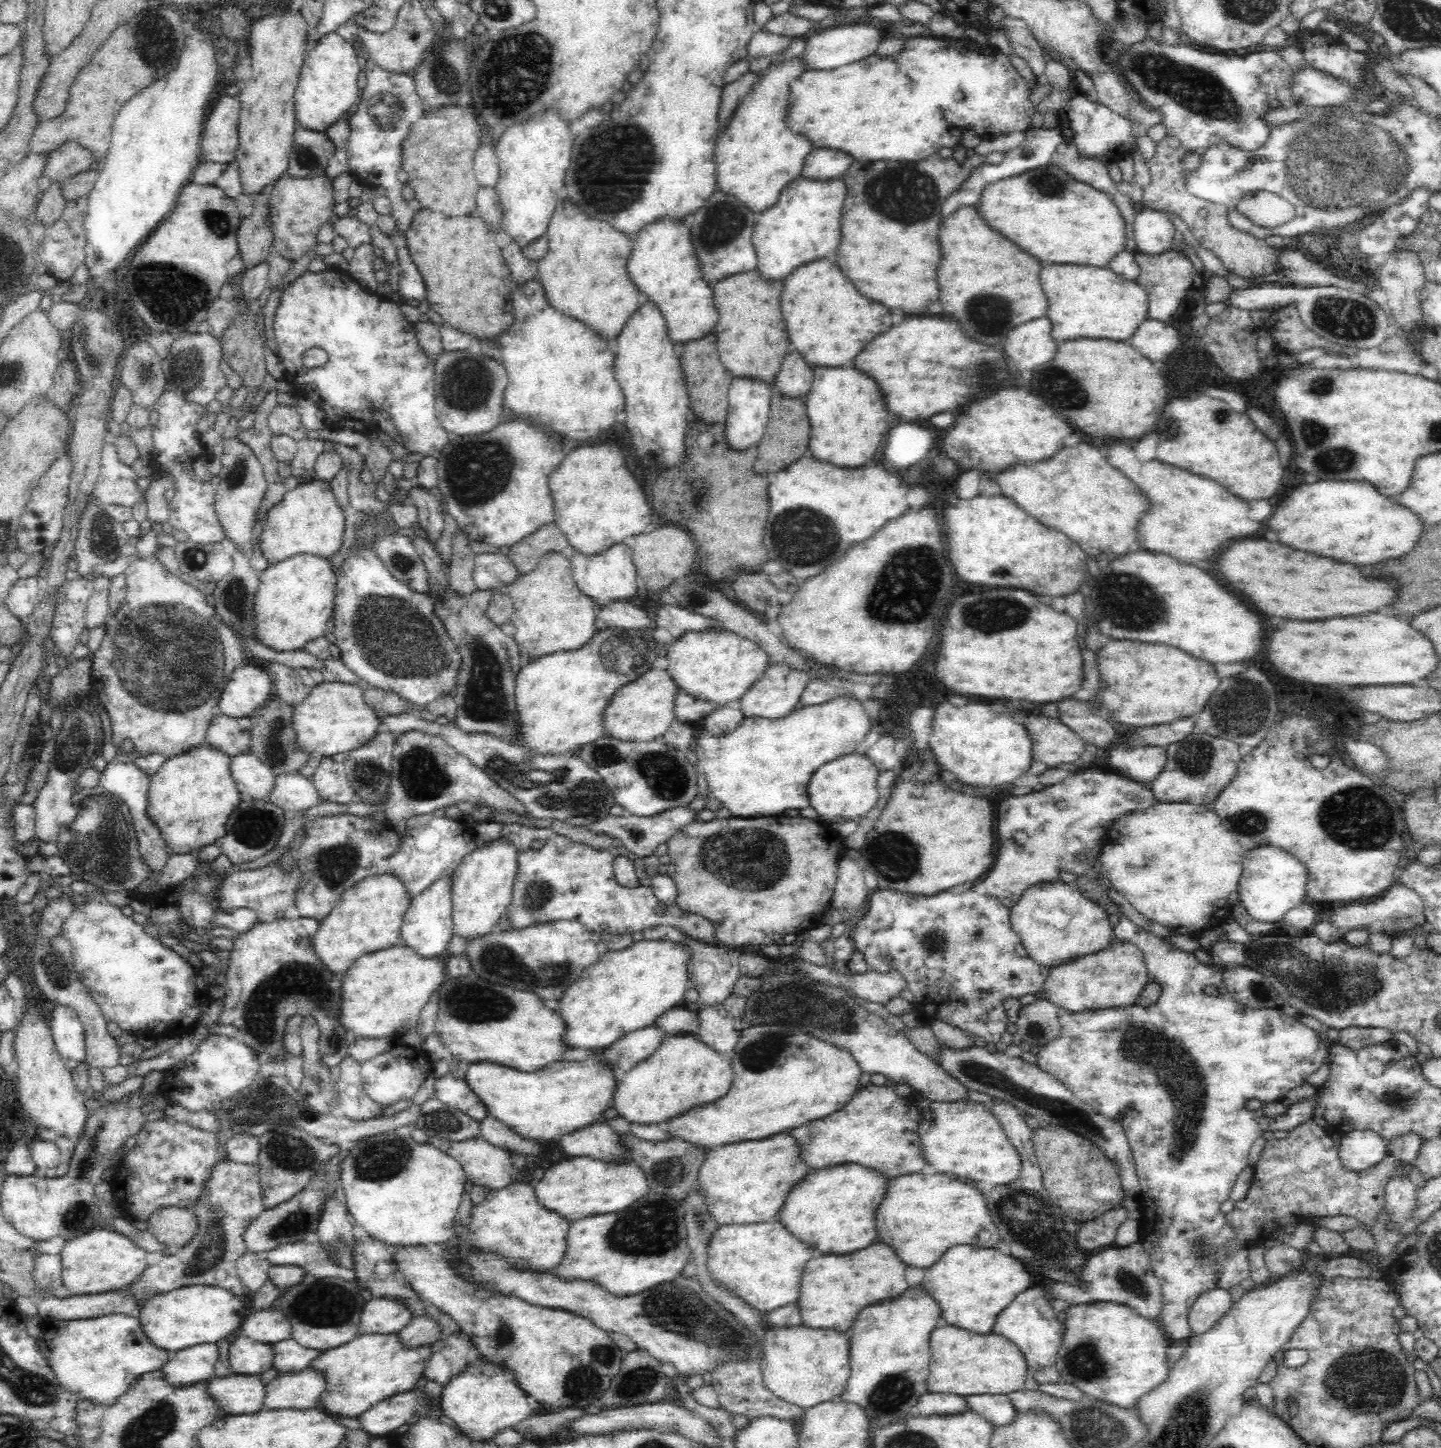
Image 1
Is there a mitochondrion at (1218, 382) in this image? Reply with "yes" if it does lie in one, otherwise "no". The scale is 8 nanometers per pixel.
no

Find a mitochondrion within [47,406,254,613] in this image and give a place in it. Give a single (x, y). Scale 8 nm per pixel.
(103, 537)

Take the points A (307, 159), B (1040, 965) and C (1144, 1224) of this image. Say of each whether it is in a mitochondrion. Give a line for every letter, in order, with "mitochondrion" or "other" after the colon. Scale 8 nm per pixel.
A: mitochondrion
B: other
C: other

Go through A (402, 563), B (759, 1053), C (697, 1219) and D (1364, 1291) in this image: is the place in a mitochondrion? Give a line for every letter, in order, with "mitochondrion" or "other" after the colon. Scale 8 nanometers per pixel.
A: mitochondrion
B: mitochondrion
C: mitochondrion
D: other

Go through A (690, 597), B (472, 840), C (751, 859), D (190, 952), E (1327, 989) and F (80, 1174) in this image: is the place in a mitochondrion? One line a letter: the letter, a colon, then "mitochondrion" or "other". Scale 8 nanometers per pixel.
A: mitochondrion
B: other
C: mitochondrion
D: other
E: mitochondrion
F: mitochondrion

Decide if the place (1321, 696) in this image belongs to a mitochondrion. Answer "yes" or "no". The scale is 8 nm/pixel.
no

